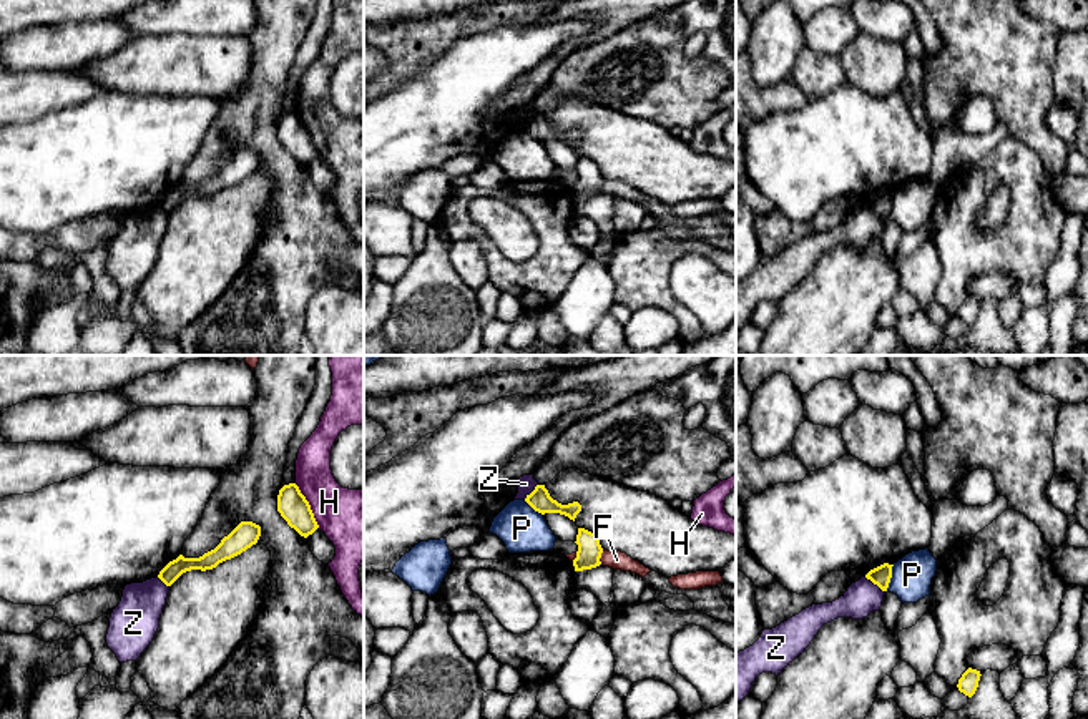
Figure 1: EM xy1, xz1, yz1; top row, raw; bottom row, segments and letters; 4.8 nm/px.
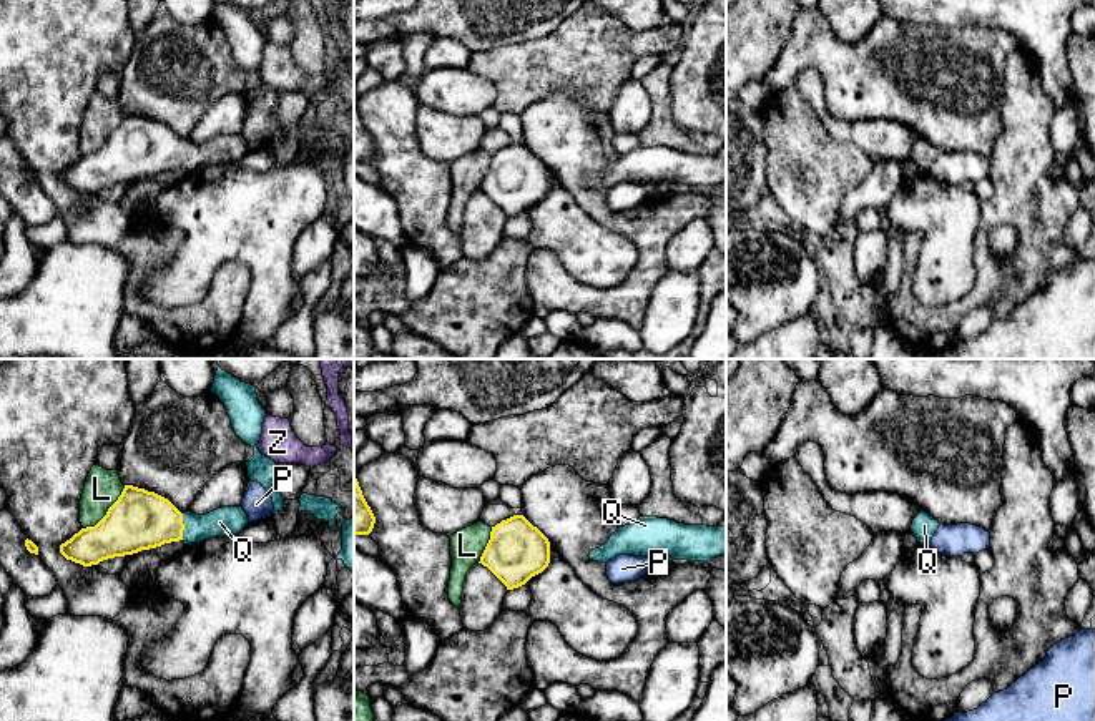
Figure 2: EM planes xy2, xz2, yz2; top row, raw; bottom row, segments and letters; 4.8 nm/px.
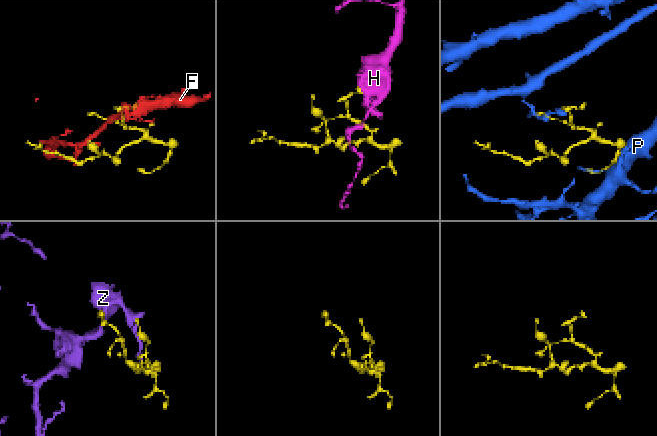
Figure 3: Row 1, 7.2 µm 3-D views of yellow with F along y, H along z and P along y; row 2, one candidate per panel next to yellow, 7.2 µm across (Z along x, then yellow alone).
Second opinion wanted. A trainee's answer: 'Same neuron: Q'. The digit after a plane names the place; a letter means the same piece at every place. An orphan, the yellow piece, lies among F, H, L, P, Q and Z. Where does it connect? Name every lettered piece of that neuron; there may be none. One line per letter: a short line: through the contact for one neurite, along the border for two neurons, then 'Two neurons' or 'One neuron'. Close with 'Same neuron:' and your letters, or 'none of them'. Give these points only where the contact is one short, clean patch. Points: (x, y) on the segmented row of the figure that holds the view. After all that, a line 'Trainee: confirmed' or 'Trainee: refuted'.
F: Line: xz1 (603, 550), (600, 563). Two neurons
H: Line: xy1 (294, 484), (319, 527). Two neurons
L: Line: xy2 (125, 485), (108, 510), (93, 525), (83, 529). Two neurons
P: Two neurons
Q: Line: xy2 (138, 520), (157, 520), (183, 527), (206, 527), (230, 520). One neuron
Z: Line: yz1 (864, 577), (884, 591). Two neurons
Same neuron: Q
Trainee: confirmed

